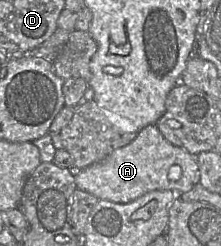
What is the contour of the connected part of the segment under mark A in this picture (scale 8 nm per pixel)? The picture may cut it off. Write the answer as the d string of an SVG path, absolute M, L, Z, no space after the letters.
M148 125L146 127L144 127L142 130L140 130L136 136L136 138L130 143L128 144L127 146L125 147L122 147L122 148L119 148L119 149L116 149L115 151L113 151L109 156L107 156L105 159L103 159L102 161L96 163L96 164L93 164L83 170L81 170L79 173L77 173L75 175L75 183L76 183L76 186L77 186L77 189L79 190L82 190L84 192L87 192L93 196L95 196L98 200L107 200L107 201L110 201L110 202L113 202L113 203L119 203L119 204L126 204L126 203L130 203L134 200L136 200L137 198L145 195L146 193L149 193L149 192L152 192L152 191L155 191L155 190L170 190L172 191L174 194L175 194L175 199L176 199L176 194L177 193L186 193L188 191L190 191L197 183L199 183L199 165L198 165L198 162L197 162L197 156L198 155L192 155L190 154L189 152L187 152L185 149L181 148L181 147L177 147L177 146L174 146L173 144L171 144L170 142L168 142L164 137L163 135L160 133L160 131L158 130L158 128L155 126L155 125Z

